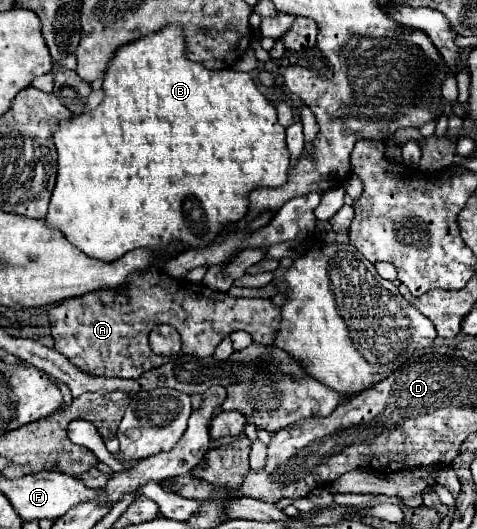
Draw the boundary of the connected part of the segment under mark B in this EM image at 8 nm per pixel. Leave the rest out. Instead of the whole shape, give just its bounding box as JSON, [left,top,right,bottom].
[45,26,291,262]

